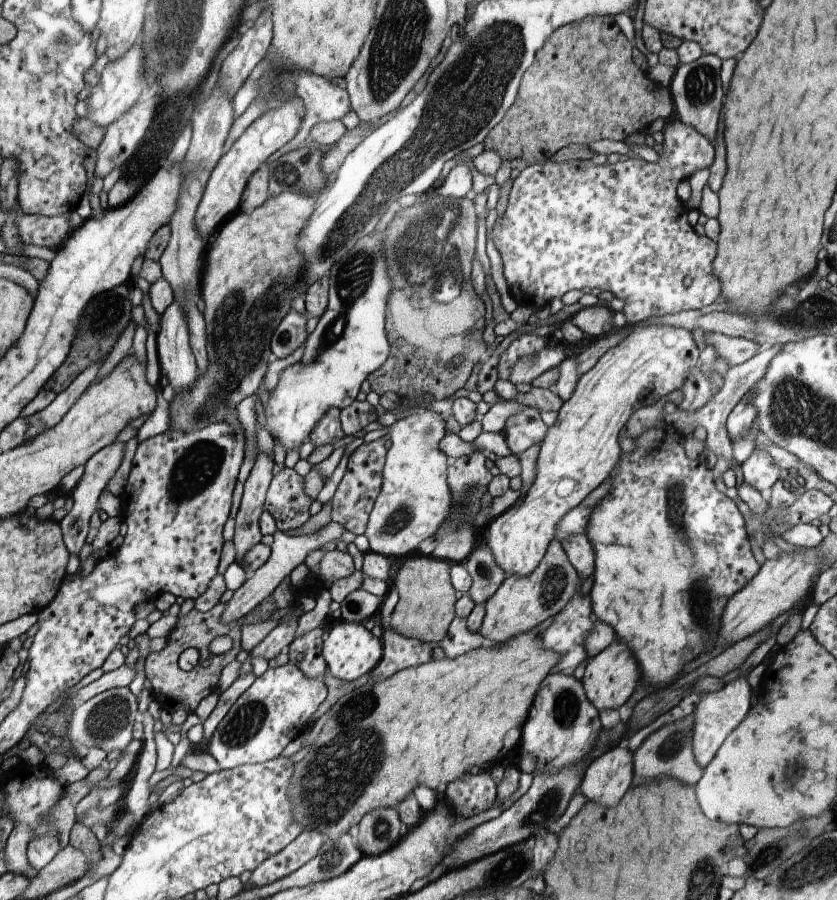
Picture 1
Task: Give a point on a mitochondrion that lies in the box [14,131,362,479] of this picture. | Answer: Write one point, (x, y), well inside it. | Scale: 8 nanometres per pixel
(231, 364)

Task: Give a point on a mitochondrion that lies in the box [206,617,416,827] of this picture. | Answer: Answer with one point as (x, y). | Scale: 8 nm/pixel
(246, 722)

